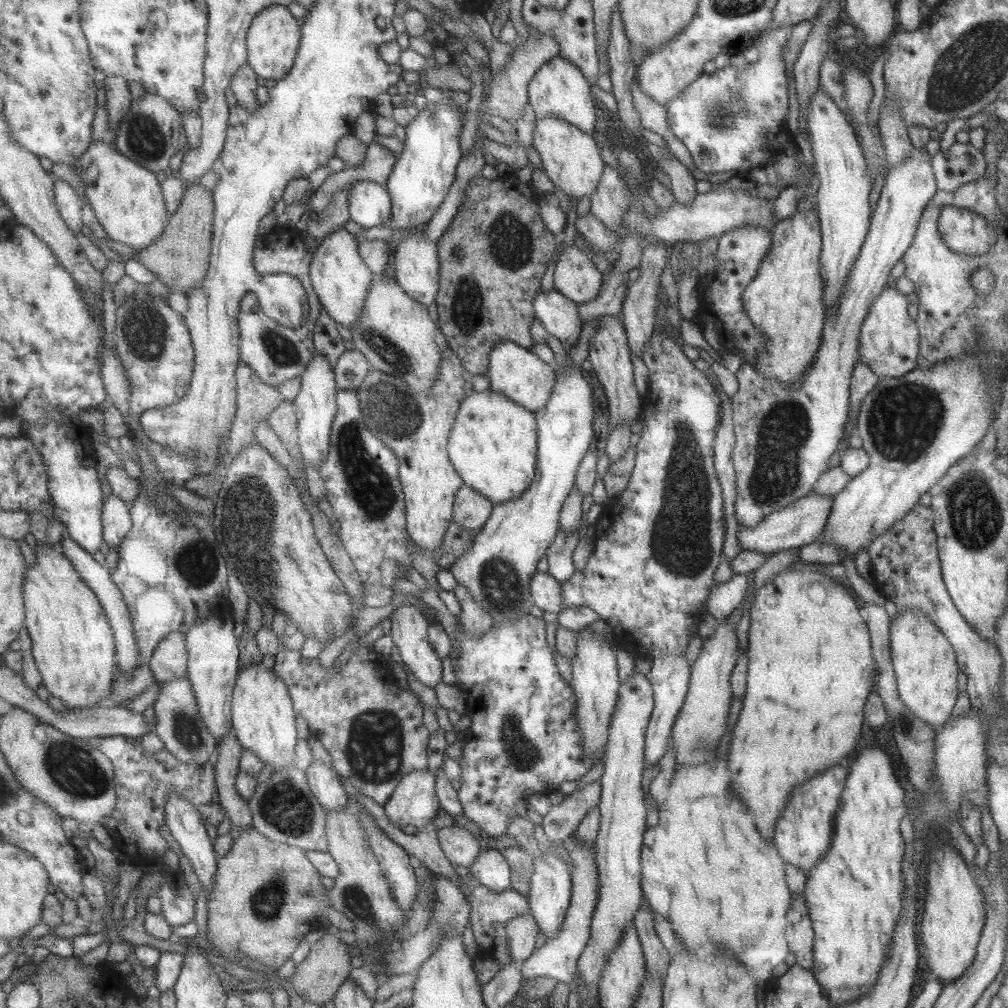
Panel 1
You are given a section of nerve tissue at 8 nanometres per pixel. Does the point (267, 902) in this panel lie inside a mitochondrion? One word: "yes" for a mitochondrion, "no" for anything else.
yes

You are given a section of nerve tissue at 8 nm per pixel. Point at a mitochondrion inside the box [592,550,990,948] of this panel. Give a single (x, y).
(905, 723)

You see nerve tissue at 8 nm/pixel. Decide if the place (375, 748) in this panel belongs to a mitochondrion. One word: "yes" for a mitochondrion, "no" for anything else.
yes

